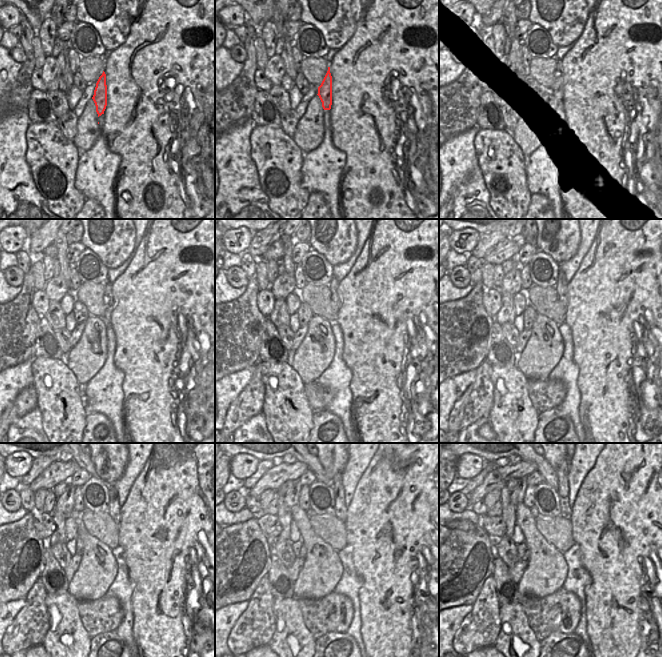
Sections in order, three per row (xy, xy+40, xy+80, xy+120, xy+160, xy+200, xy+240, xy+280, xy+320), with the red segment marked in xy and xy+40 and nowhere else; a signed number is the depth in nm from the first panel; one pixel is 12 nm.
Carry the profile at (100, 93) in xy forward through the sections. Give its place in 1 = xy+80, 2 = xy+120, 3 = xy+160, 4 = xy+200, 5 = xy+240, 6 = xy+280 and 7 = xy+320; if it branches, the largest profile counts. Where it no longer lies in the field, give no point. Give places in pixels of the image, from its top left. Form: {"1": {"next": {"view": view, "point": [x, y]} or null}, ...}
{"1": {"next": {"view": "xy+80", "point": [552, 92]}}, "2": {"next": {"view": "xy+120", "point": [108, 297]}}, "3": {"next": {"view": "xy+160", "point": [334, 284]}}, "4": {"next": {"view": "xy+200", "point": [561, 285]}}, "5": {"next": {"view": "xy+240", "point": [113, 506]}}, "6": {"next": {"view": "xy+280", "point": [340, 508]}}, "7": {"next": {"view": "xy+320", "point": [562, 470]}}}

